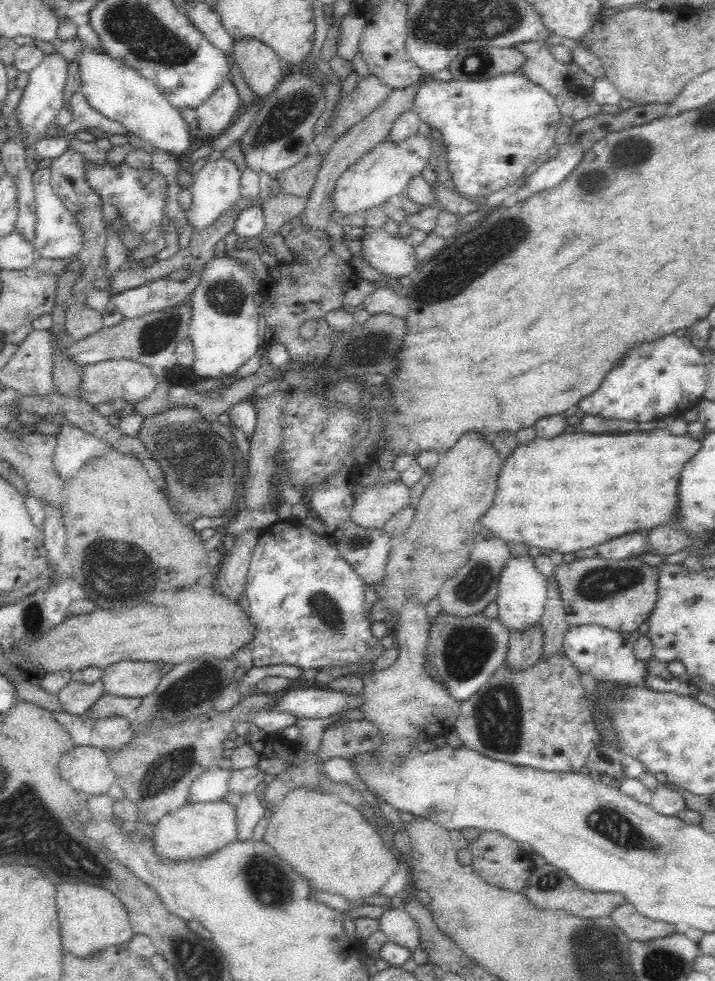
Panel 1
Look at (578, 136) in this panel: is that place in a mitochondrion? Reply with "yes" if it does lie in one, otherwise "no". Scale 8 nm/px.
no

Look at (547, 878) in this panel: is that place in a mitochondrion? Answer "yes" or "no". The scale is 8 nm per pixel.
yes

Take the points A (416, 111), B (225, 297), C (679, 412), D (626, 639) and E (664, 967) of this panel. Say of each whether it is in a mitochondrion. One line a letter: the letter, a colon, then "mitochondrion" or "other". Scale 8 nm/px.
A: other
B: mitochondrion
C: other
D: other
E: mitochondrion

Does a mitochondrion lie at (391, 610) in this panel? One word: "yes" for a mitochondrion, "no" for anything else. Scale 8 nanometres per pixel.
no

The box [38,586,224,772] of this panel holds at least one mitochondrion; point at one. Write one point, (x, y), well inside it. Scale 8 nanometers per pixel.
(198, 688)

